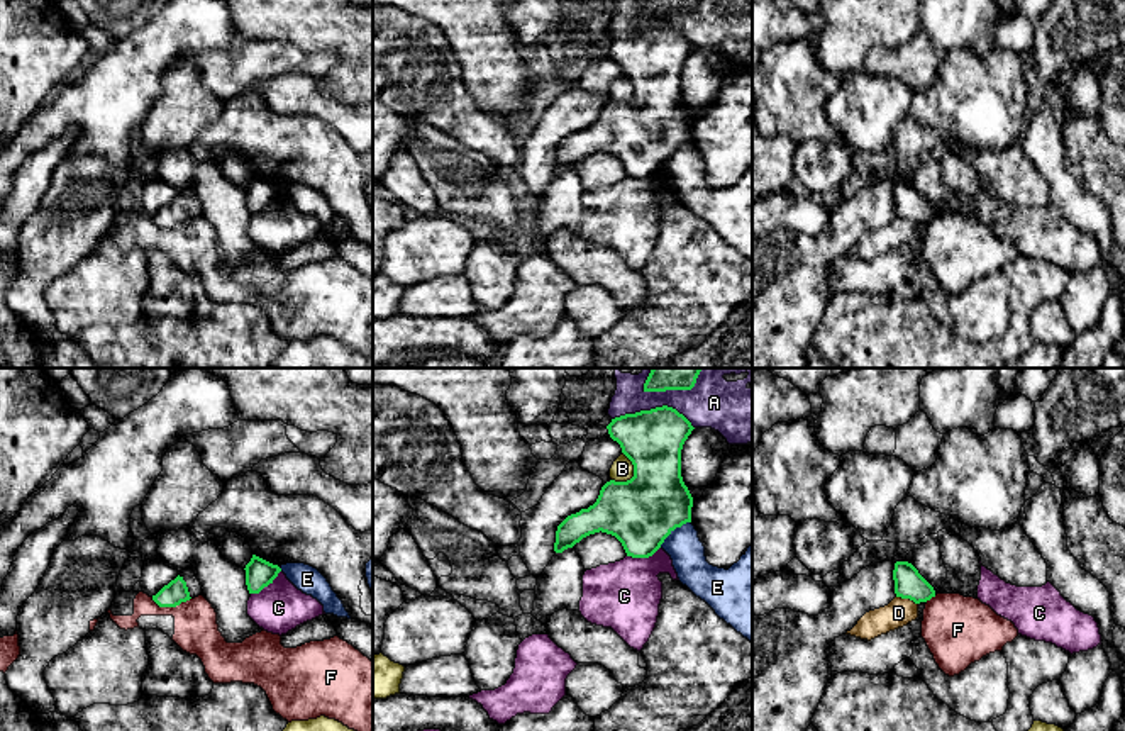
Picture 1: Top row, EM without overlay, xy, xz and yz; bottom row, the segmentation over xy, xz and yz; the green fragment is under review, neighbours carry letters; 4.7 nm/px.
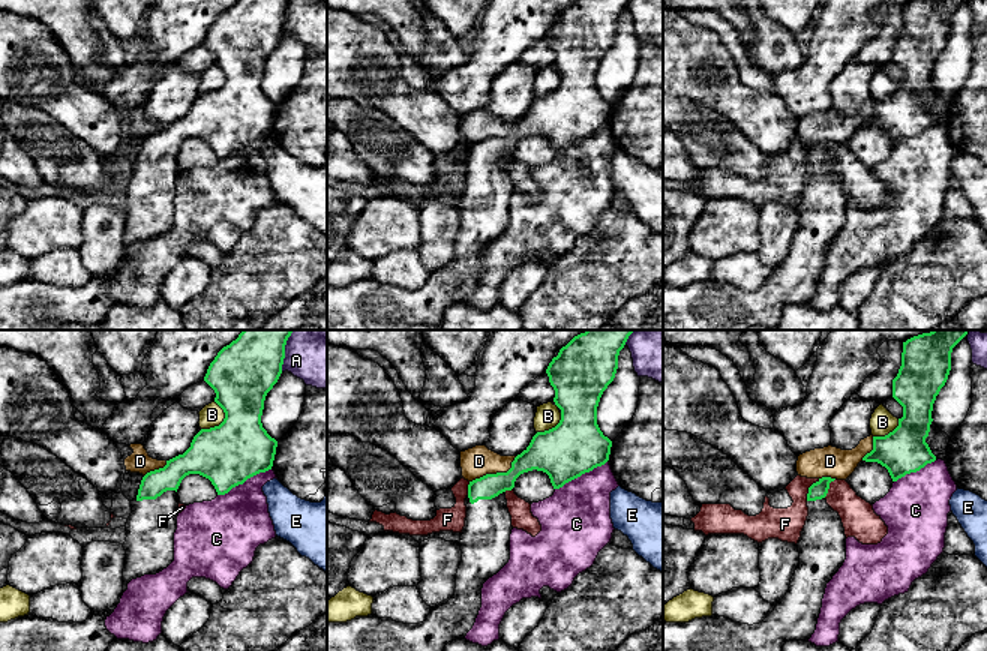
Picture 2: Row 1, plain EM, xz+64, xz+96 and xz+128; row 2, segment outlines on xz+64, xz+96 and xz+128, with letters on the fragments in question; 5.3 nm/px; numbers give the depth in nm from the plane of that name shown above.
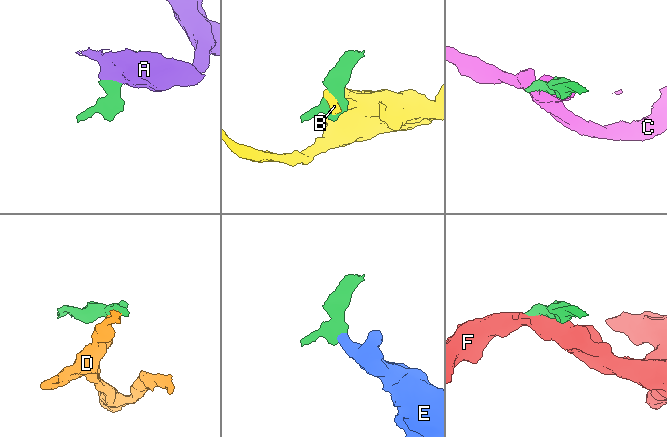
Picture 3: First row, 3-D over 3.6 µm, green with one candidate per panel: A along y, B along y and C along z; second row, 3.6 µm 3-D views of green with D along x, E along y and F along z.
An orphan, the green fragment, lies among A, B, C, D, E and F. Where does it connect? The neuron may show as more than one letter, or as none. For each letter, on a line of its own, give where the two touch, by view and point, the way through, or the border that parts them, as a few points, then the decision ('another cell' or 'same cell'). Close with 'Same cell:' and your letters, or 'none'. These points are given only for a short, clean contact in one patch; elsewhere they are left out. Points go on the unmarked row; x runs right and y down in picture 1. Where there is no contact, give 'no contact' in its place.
A: xz (654, 29) | another cell
B: xz (634, 92) | another cell
C: xy (266, 206) | along xy (280, 190), (266, 206), (251, 214) | another cell
D: yz (907, 217) | along yz (897, 216), (908, 217), (917, 224) | another cell
E: xz (673, 150) | along xz (690, 141), (678, 146), (659, 167) | another cell
F: xy (170, 226) | along xy (190, 217), (175, 226), (158, 226), (151, 219) | another cell
Same cell: none

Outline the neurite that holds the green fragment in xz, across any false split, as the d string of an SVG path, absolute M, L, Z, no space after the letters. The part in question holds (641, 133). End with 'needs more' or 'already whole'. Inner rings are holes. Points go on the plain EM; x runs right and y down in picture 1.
M662 25L615 37L607 49L610 58L620 64L622 73L632 81L634 97L627 102L607 102L593 126L568 136L557 146L556 175L537 197L534 231L530 232L546 248L554 232L579 229L586 190L573 166L583 158L601 151L615 156L627 176L649 178L676 148L691 142L693 117L681 97L681 70L695 49L691 42L676 29Z | needs more

